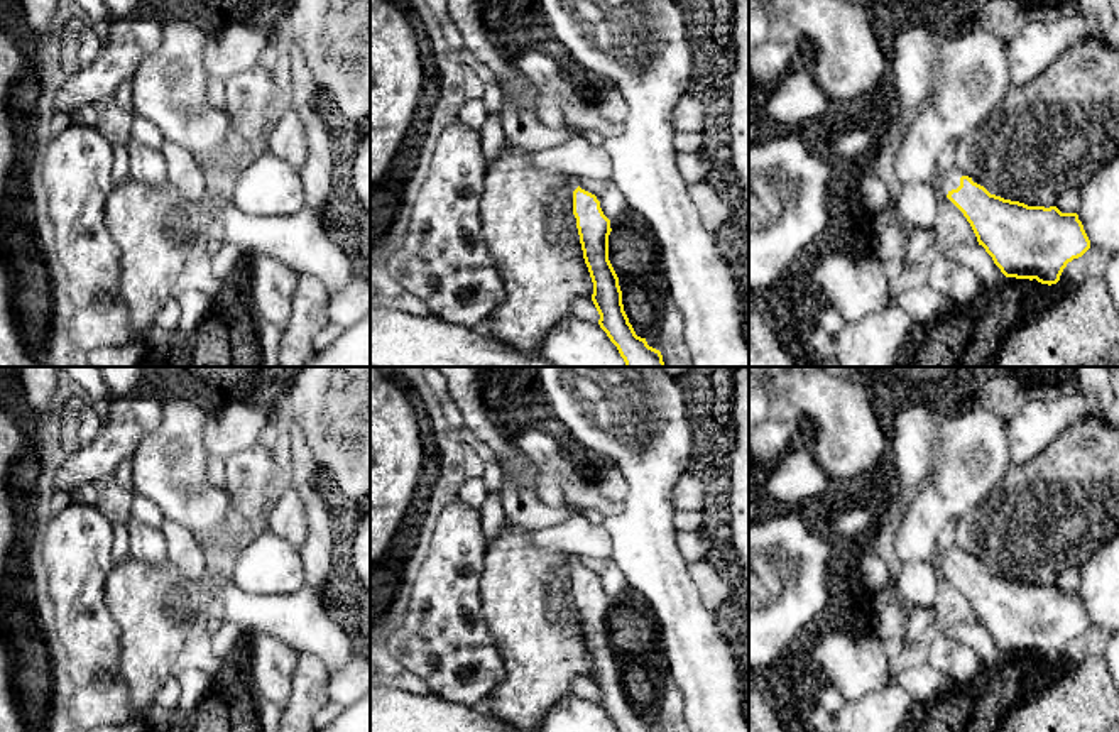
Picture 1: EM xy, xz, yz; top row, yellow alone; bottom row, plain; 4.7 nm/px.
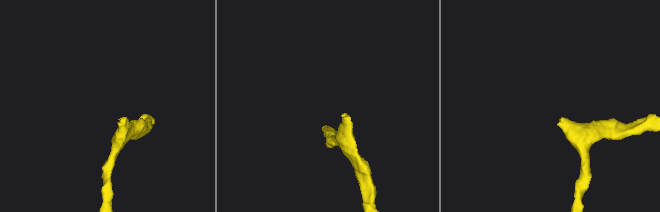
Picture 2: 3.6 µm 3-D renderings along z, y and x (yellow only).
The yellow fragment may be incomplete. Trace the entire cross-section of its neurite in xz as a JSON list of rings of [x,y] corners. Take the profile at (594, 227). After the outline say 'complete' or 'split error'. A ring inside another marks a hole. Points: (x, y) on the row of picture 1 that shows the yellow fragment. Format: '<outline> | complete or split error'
[[[578,186],[573,191],[573,215],[593,282],[592,301],[600,314],[600,328],[617,347],[625,367],[666,367],[661,352],[636,335],[624,311],[619,277],[609,260],[610,220],[603,215],[600,201]]] | complete

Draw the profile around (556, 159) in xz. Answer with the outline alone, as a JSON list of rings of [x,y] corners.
[[[563,144],[560,147],[534,150],[532,162],[541,171],[570,172],[578,164],[578,159],[573,154],[573,145]]]

